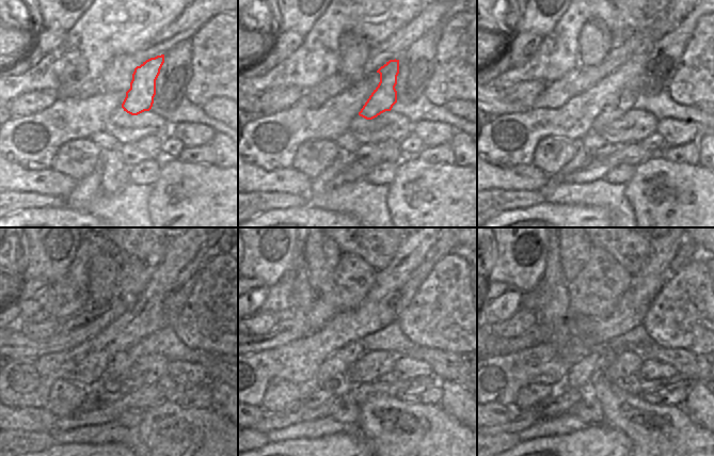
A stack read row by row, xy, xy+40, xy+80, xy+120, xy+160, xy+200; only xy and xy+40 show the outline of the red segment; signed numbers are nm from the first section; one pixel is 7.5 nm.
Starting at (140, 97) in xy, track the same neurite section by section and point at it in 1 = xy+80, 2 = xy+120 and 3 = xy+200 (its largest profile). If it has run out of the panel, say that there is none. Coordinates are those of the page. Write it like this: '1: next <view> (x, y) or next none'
1: next xy+80 (625, 101)
2: next xy+120 (122, 361)
3: next xy+200 (582, 374)

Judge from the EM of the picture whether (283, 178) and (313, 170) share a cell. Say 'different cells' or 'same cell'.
different cells

